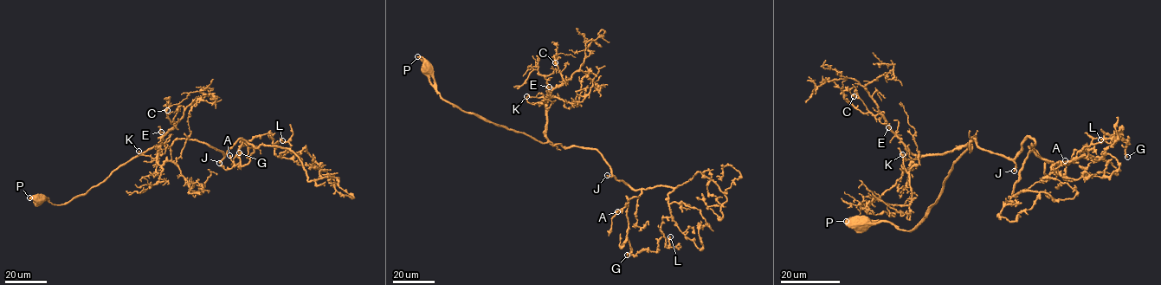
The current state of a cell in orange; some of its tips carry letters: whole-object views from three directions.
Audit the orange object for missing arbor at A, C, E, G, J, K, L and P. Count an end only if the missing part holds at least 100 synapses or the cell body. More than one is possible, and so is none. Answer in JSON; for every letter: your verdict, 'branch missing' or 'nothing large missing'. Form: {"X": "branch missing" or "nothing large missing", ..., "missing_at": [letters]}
{"A": "nothing large missing", "C": "nothing large missing", "E": "nothing large missing", "G": "nothing large missing", "J": "branch missing", "K": "nothing large missing", "L": "nothing large missing", "P": "nothing large missing", "missing_at": ["J"]}

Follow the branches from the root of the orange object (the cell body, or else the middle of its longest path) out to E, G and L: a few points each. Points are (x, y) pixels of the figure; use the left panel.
E: (38, 201), (48, 198), (61, 204), (85, 194), (134, 158), (160, 145), (158, 151), (165, 133), (161, 132)
G: (38, 201), (64, 204), (178, 139), (224, 154), (241, 139), (254, 148), (241, 165), (242, 140), (239, 152)
L: (38, 201), (64, 204), (178, 139), (224, 154), (241, 139), (282, 146), (281, 157), (273, 144), (282, 140)

